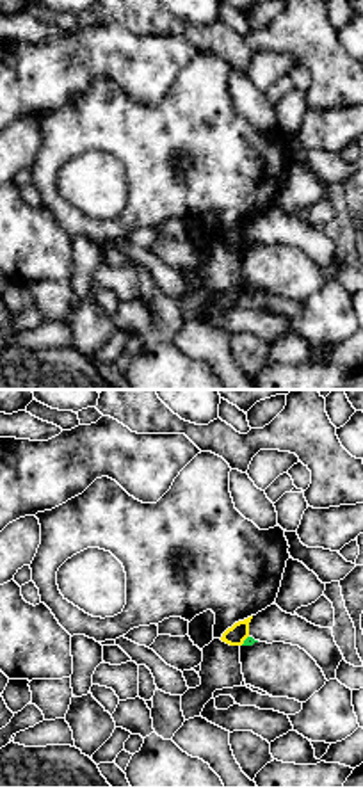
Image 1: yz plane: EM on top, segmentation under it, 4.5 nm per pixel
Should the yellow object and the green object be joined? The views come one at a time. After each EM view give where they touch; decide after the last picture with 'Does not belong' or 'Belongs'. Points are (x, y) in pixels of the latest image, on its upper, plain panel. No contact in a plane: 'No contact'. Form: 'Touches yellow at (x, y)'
Touches yellow at (244, 241)

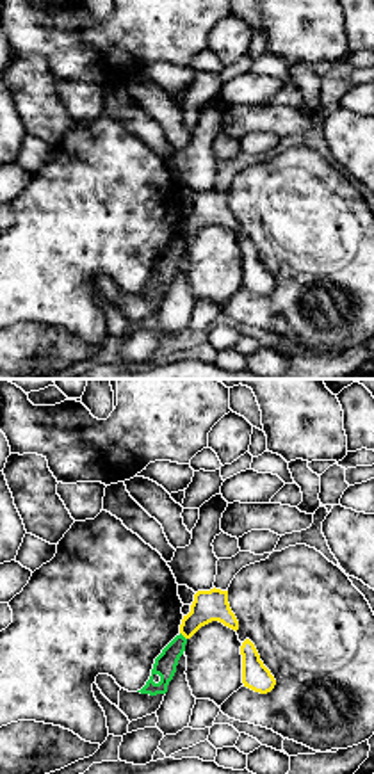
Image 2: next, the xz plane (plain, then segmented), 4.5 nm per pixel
Touches yellow at (182, 235)

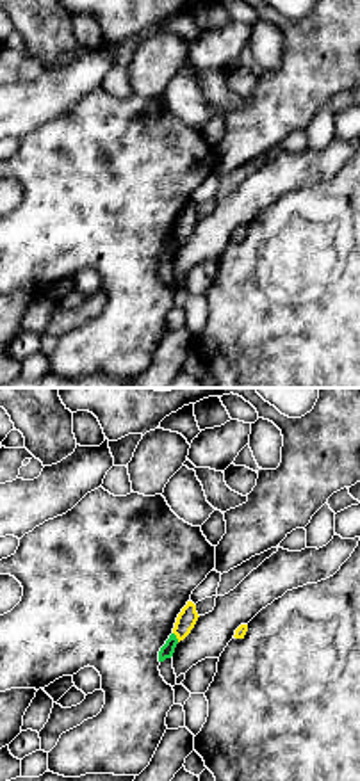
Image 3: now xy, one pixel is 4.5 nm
Touches yellow at (177, 239)

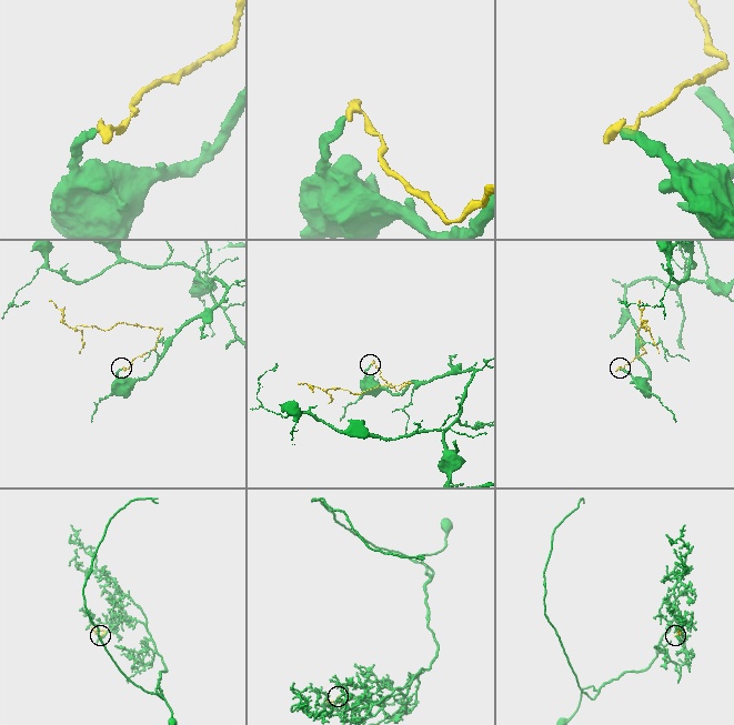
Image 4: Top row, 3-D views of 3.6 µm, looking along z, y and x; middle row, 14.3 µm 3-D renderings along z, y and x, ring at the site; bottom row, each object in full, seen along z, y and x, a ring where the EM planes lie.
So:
Does not belong

